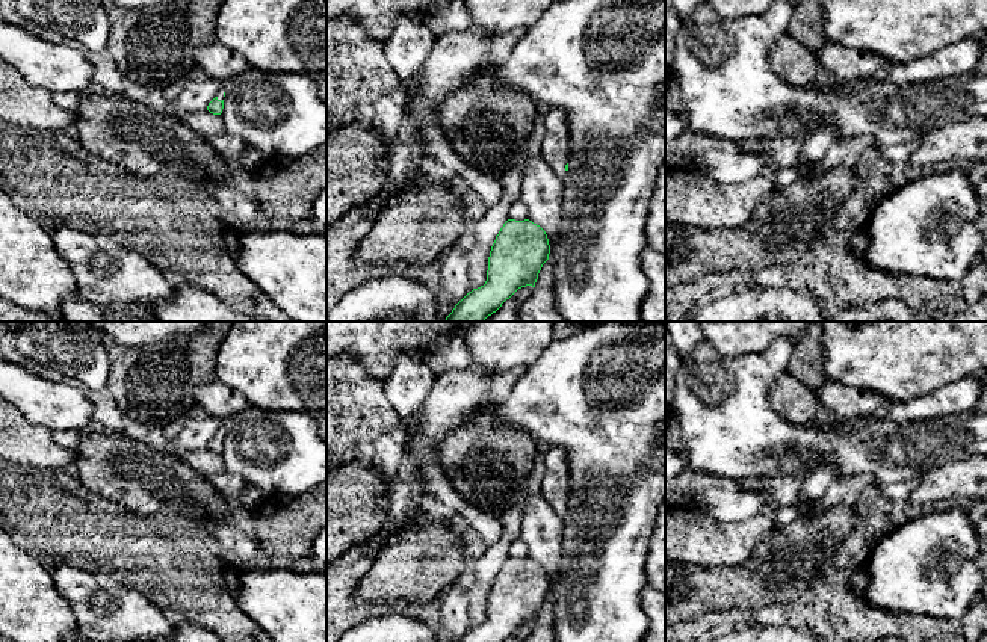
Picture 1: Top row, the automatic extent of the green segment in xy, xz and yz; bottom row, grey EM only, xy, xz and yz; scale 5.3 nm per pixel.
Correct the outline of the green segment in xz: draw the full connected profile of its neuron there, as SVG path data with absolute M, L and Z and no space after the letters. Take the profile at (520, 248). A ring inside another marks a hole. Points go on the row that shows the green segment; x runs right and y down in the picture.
M508 219L491 246L485 284L469 292L446 322L485 322L518 289L535 287L549 254L549 239L540 225Z

